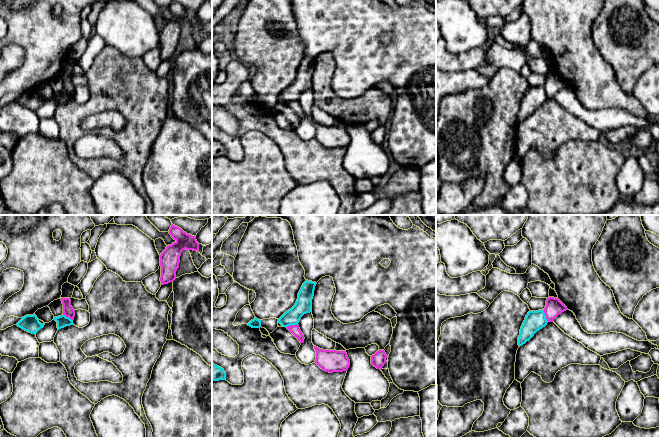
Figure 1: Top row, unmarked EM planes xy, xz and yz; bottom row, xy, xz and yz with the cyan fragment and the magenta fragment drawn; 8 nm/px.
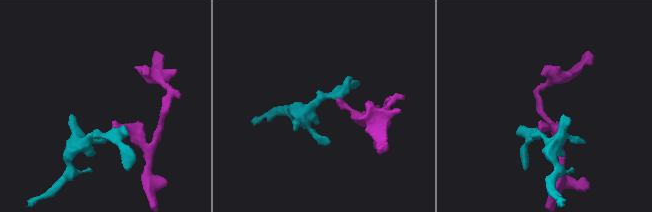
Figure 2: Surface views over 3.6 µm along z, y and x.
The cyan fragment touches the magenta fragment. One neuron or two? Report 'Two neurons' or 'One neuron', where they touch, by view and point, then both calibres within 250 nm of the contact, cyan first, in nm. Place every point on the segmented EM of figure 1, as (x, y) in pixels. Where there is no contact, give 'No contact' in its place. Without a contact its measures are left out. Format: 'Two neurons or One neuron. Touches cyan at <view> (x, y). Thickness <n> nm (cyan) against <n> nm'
Two neurons. Touches cyan at xz (291, 324). Thickness 140 nm (cyan) against 80 nm

